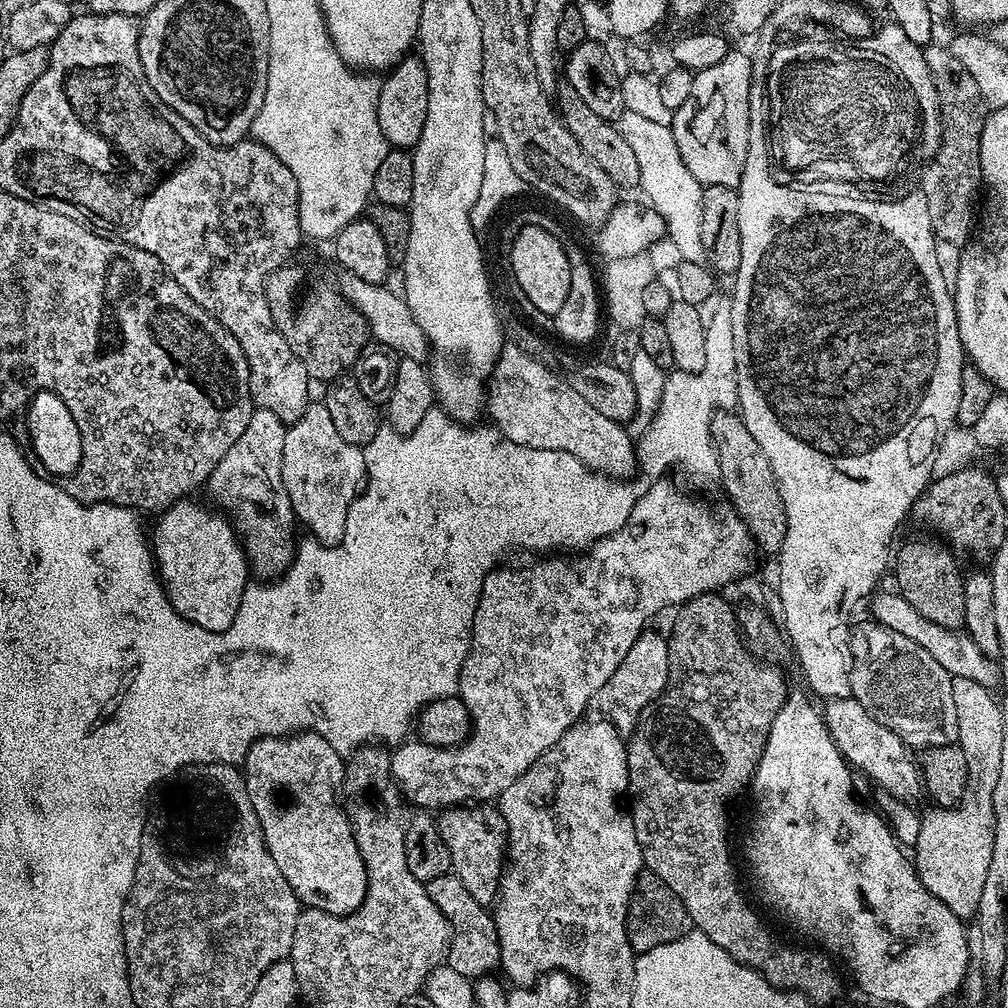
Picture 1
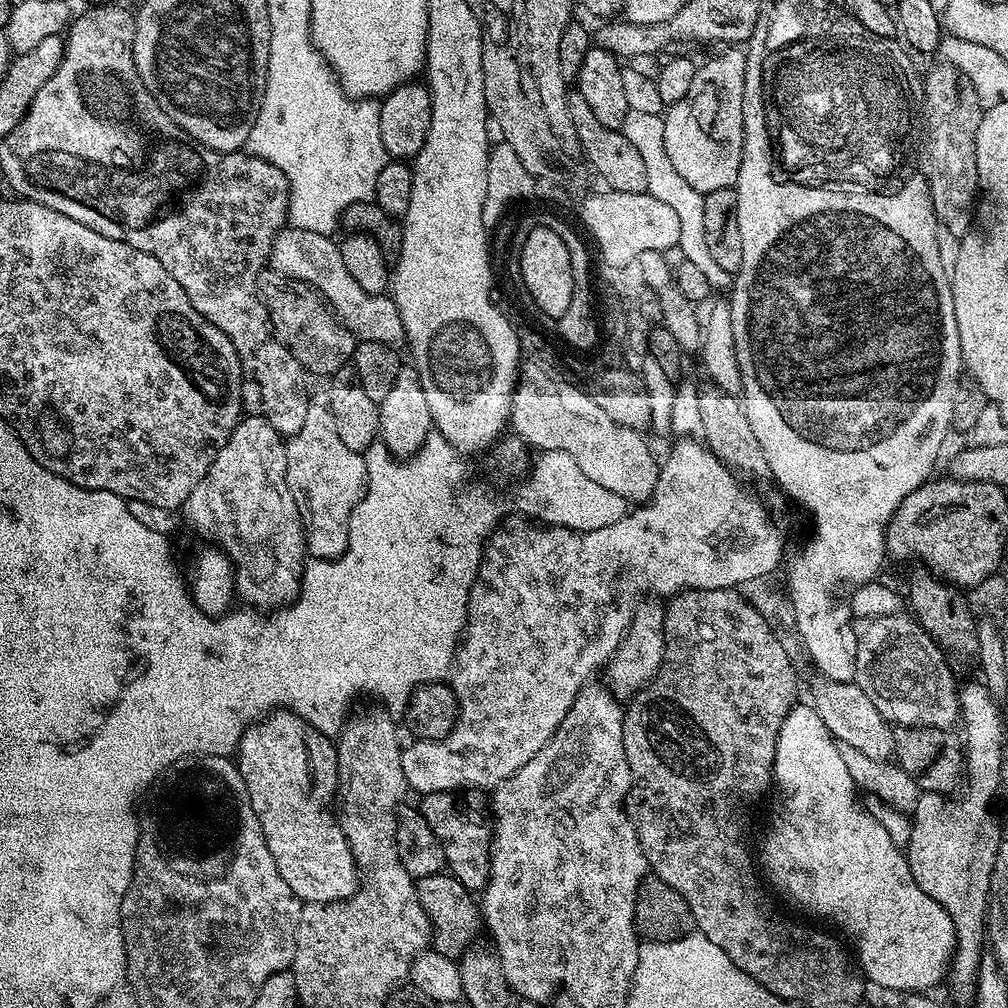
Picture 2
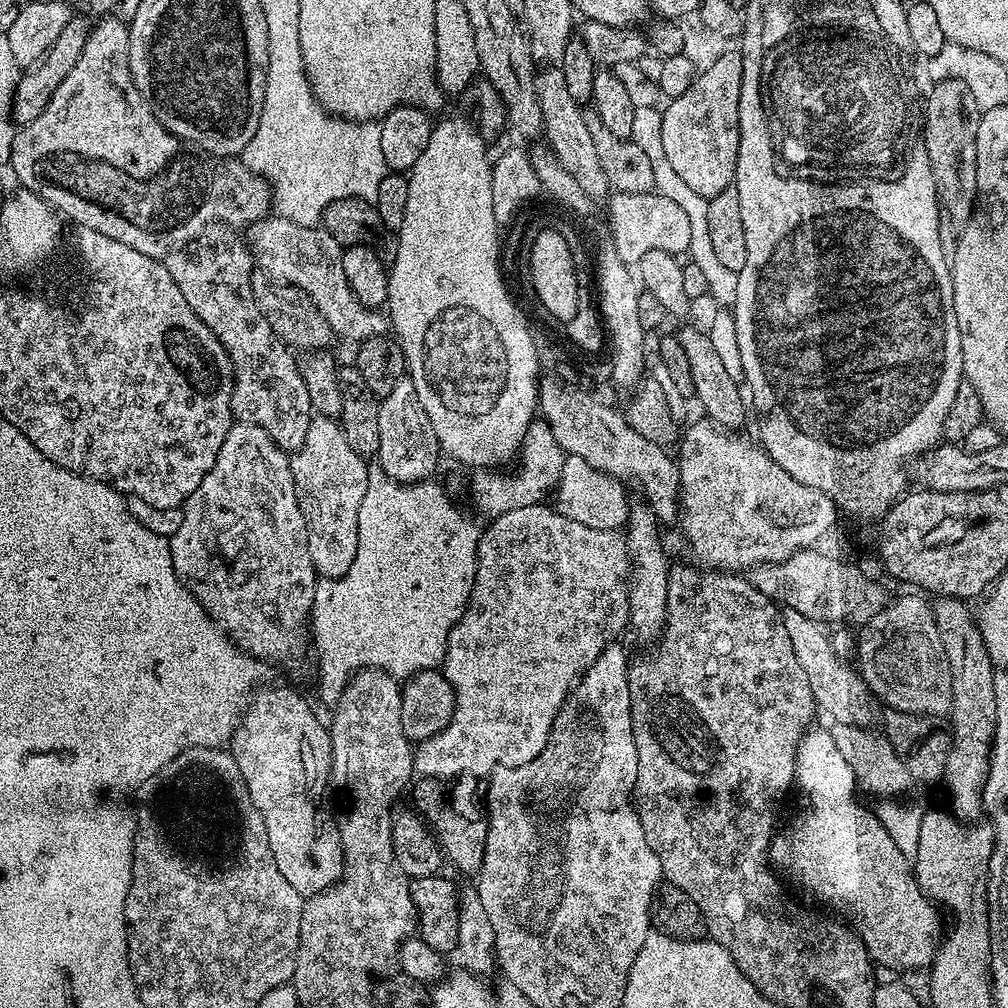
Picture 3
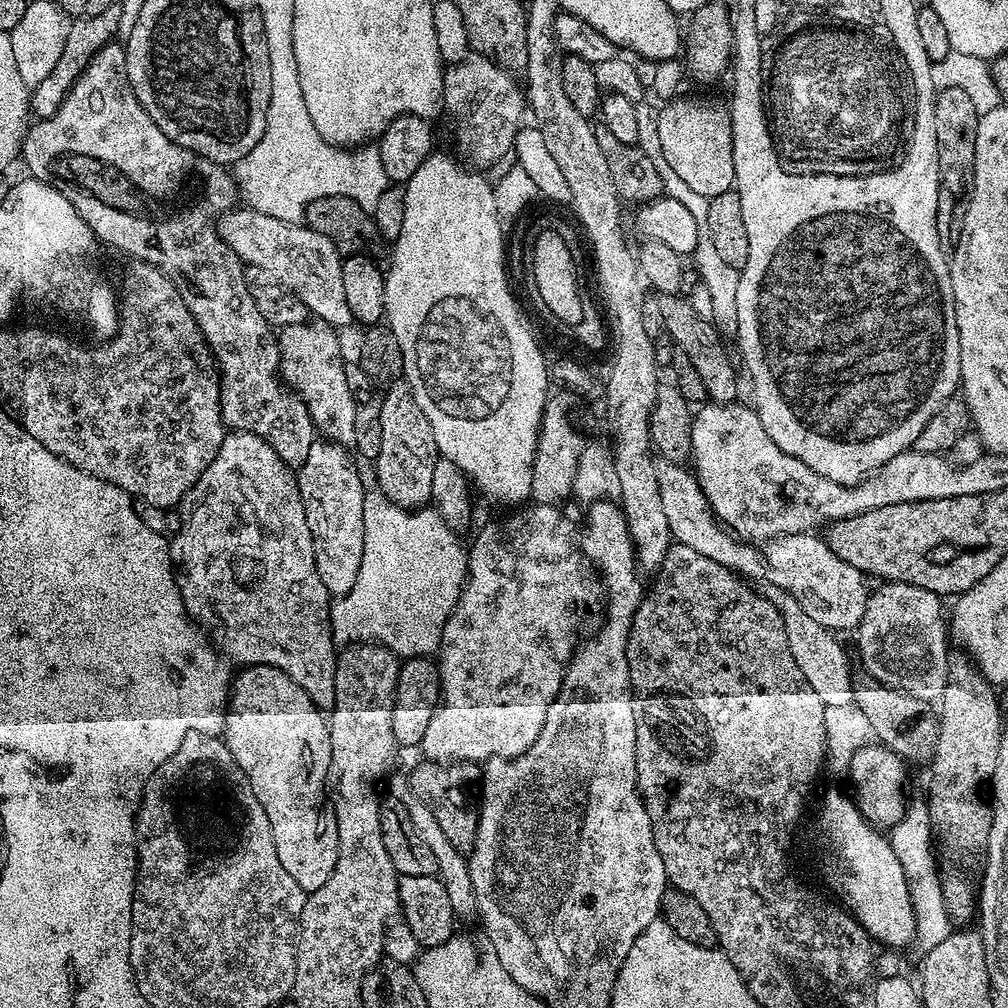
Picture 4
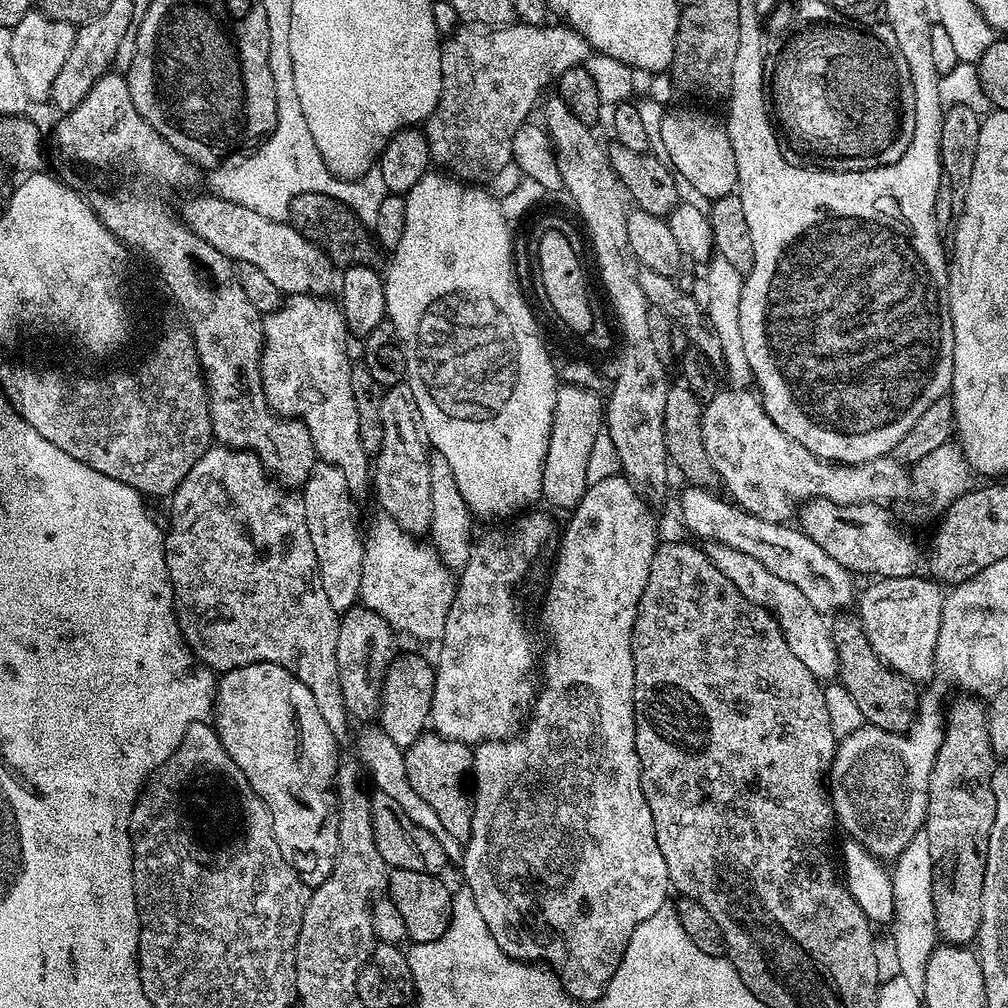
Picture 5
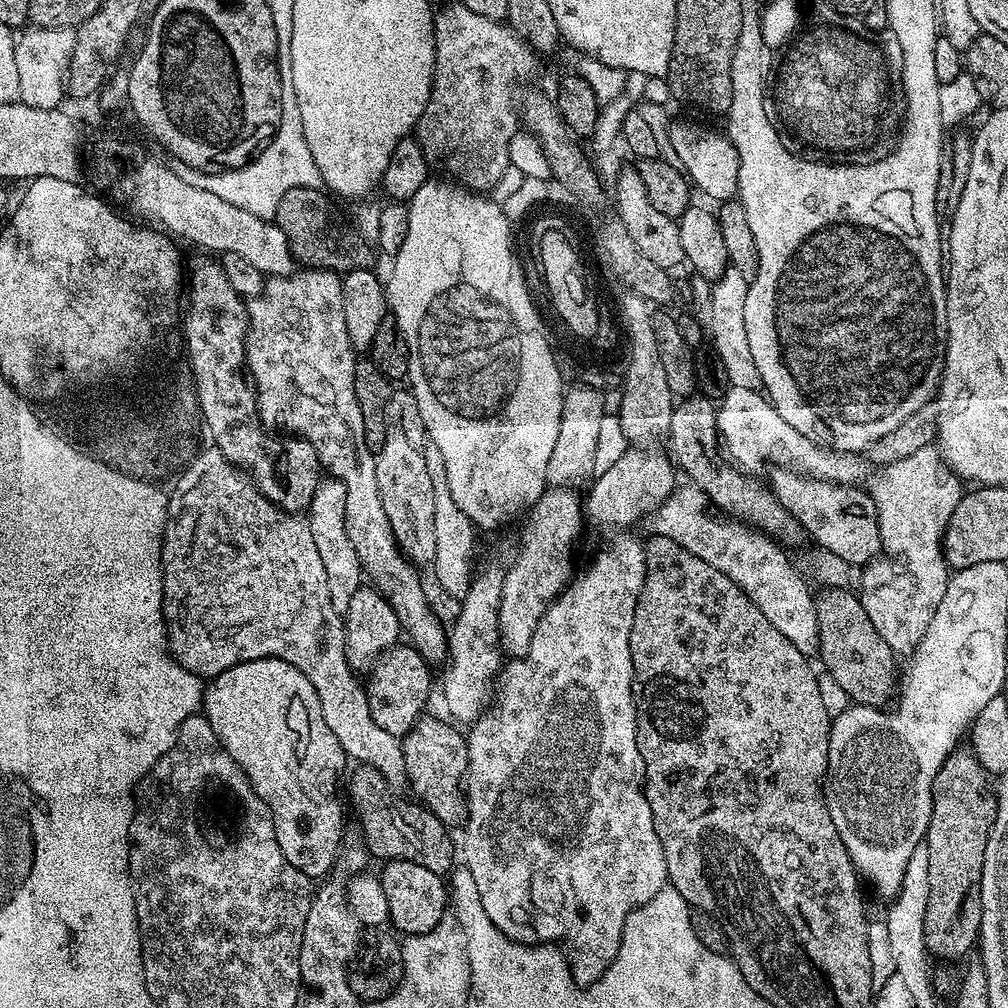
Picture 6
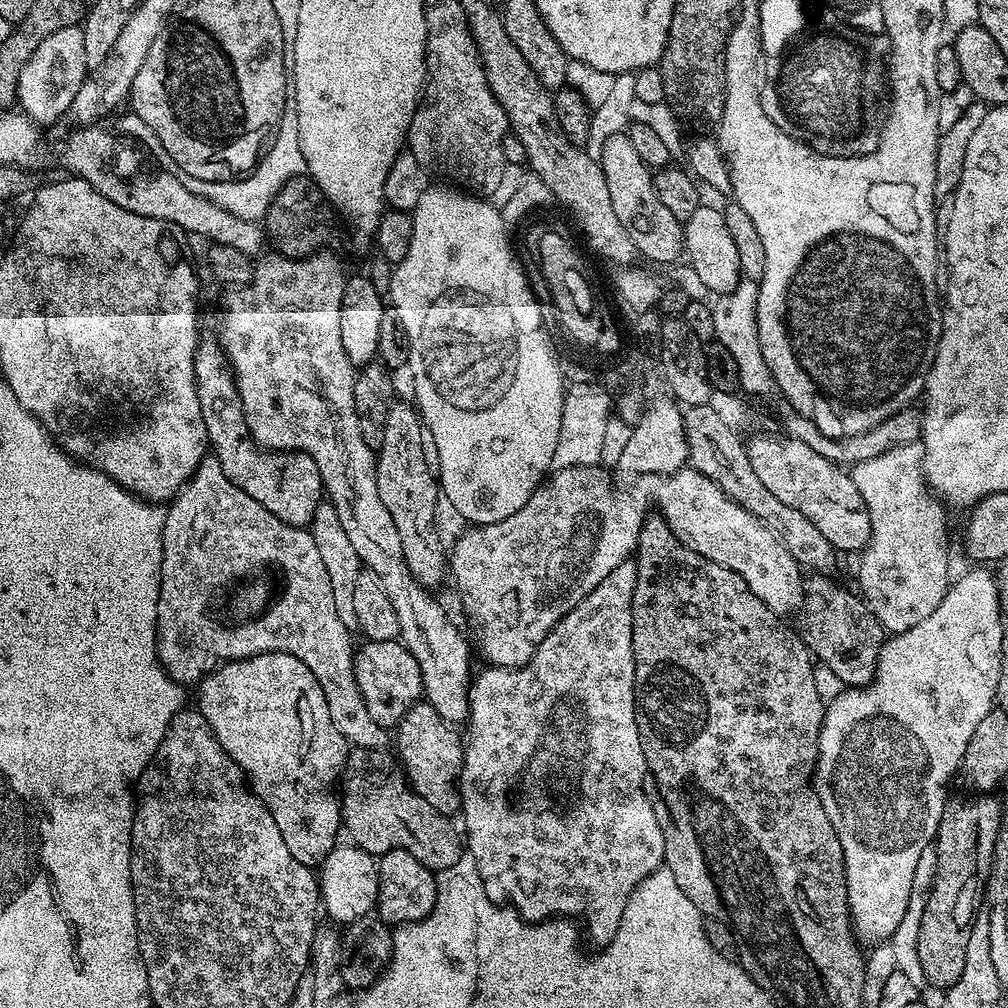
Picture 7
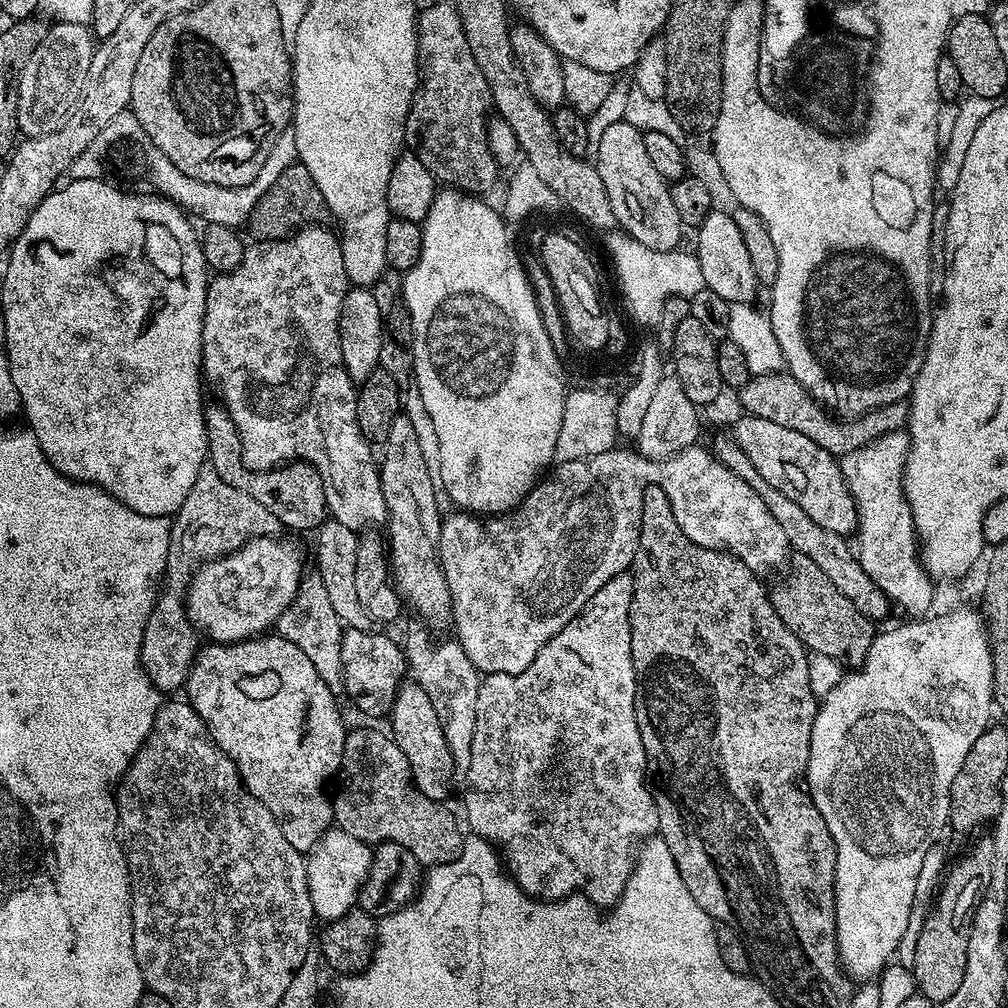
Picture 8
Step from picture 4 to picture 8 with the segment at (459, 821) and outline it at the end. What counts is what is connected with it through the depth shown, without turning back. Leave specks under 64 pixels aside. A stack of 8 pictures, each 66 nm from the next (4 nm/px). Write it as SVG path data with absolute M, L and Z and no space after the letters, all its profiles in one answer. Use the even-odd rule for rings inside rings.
M415 682L401 683L400 689L396 691L396 697L394 698L394 706L390 713L391 720L390 735L402 750L402 754L406 754L406 762L410 762L412 781L416 783L416 789L422 794L426 794L426 798L431 800L447 801L448 787L451 786L452 776L454 777L456 772L454 758L450 754L450 746L446 746L446 734L442 734L442 722L438 722L438 710L434 710L426 690L422 690L420 684Z

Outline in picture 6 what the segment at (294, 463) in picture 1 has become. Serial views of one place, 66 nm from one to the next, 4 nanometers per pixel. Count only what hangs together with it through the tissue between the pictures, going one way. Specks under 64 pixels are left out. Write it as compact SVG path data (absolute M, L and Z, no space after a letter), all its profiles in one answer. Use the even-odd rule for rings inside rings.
M331 478L321 479L314 490L310 506L306 509L306 519L310 526L310 534L314 534L314 546L318 546L318 554L322 557L322 567L326 569L326 590L330 590L330 602L334 610L344 613L350 606L350 598L354 598L354 590L362 587L362 573L358 554L354 554L354 546L350 546L350 538L346 538L346 490L342 482Z

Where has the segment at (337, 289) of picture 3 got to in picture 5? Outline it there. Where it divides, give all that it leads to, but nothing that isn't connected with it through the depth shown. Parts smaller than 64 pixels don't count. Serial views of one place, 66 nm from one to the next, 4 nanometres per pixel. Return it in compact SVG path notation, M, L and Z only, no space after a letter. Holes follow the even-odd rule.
M211 194L196 196L193 200L186 201L184 212L182 208L182 219L190 230L194 230L194 234L198 234L198 238L210 242L210 246L214 246L214 250L226 254L236 264L249 264L258 266L258 270L266 270L266 278L270 278L270 282L274 282L277 293L294 296L309 294L324 296L331 284L333 287L334 265L328 259L328 253L310 243L297 228L292 227L291 223L262 218L262 214L256 213L255 210L249 210L246 206L238 206L238 202L226 202L222 197Z

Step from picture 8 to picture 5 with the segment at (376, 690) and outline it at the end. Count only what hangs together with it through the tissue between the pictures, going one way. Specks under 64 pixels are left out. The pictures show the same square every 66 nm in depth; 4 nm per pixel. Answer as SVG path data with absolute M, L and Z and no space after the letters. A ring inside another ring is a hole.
M416 652L397 655L384 675L384 685L380 691L379 731L384 732L402 749L408 749L429 727L434 698L436 670L431 659Z

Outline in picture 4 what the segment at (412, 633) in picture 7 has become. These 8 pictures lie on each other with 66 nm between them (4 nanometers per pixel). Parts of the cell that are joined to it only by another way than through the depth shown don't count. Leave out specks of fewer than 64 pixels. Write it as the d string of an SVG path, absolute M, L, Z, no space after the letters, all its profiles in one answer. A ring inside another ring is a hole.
M305 322L278 332L280 342L280 379L299 392L317 429L327 439L341 445L354 445L354 398L346 382L345 357L340 357L337 329L323 322Z

